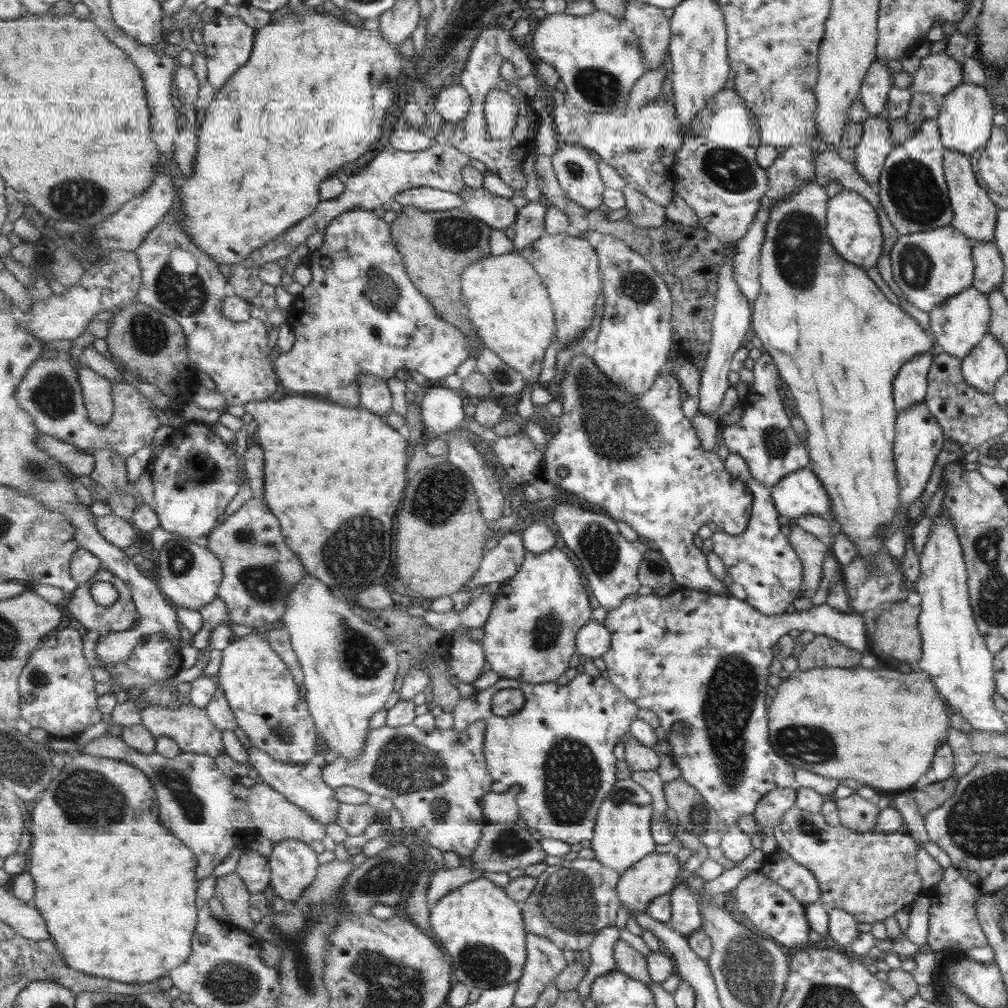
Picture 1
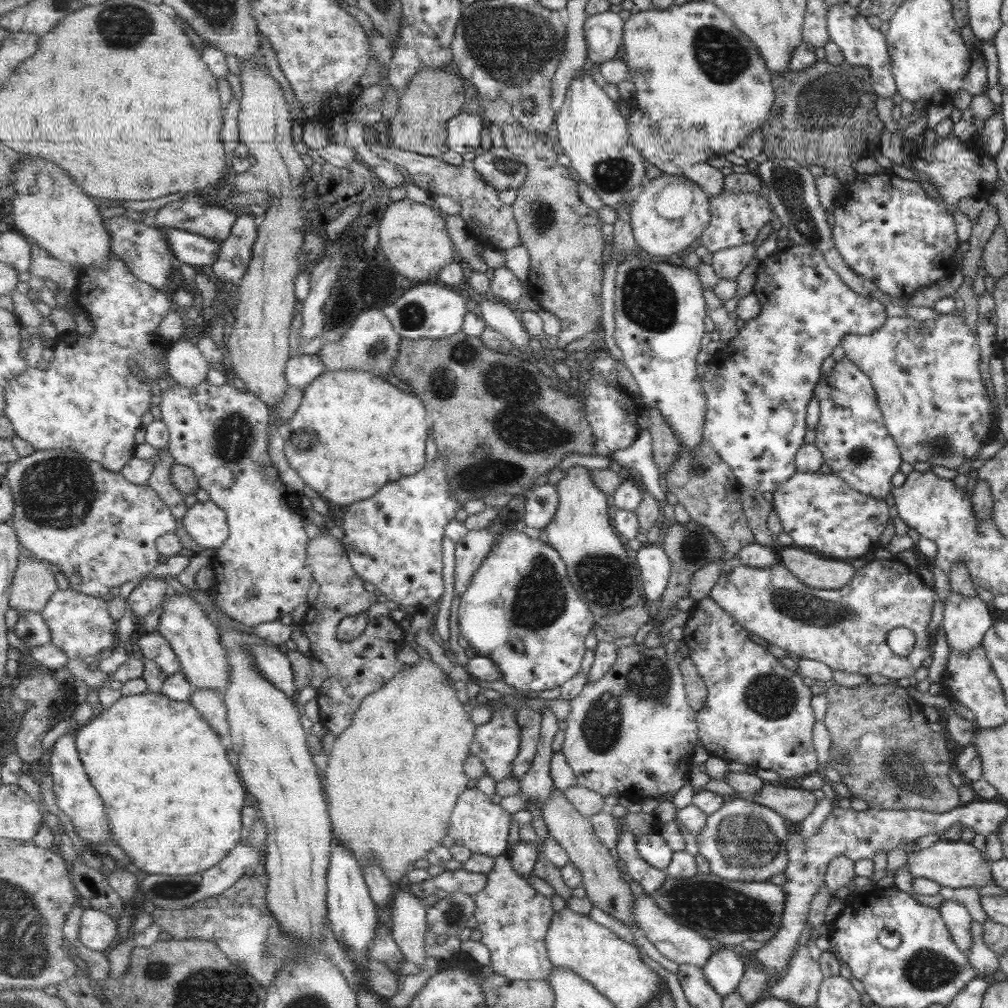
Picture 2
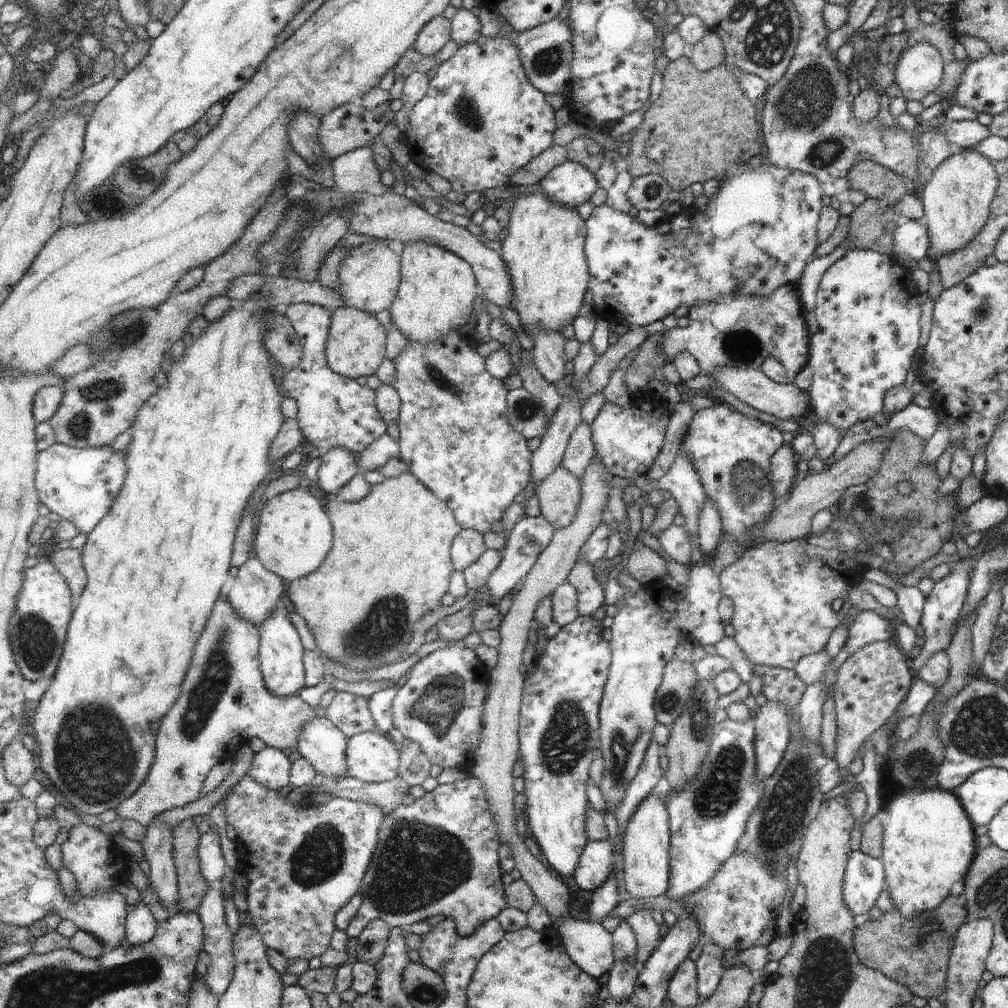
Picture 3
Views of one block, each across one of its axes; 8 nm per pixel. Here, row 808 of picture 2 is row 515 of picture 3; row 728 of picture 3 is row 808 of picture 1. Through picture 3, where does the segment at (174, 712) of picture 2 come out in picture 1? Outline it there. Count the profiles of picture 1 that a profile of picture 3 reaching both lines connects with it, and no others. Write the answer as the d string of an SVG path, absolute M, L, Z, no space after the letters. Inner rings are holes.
M79 754L75 757L72 757L69 760L66 760L66 765L63 769L59 770L57 776L53 779L53 782L49 785L49 788L44 792L41 800L36 803L33 809L33 813L31 817L28 817L28 830L31 833L31 846L28 850L29 857L29 872L33 875L33 878L36 882L36 893L33 904L39 909L39 912L45 917L49 933L51 936L50 940L57 945L57 949L59 949L59 953L63 955L63 959L67 961L67 965L69 967L83 972L87 975L102 977L110 979L111 981L117 982L125 982L127 984L133 985L147 985L156 984L159 978L169 977L171 971L177 969L179 966L185 965L189 958L191 957L192 952L192 944L194 933L196 930L196 926L198 925L198 906L196 905L196 900L198 899L198 874L196 870L198 869L198 858L194 853L194 850L191 850L191 847L187 846L180 838L177 838L170 830L161 824L161 820L159 820L160 809L157 808L157 794L154 787L154 784L151 782L151 779L142 771L139 770L139 767L133 766L131 763L116 759L116 758L107 758L101 756L93 756L92 754Z

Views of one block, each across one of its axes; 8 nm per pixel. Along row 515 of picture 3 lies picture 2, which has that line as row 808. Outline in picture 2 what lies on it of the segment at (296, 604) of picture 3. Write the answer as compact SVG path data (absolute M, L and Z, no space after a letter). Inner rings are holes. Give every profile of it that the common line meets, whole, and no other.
M432 658L401 669L387 685L362 702L352 725L335 739L328 766L322 773L335 838L353 851L363 870L367 863L379 859L396 887L407 883L413 861L428 858L431 849L443 845L459 795L471 782L465 766L471 743L478 734L477 724L471 720L449 677L448 671Z

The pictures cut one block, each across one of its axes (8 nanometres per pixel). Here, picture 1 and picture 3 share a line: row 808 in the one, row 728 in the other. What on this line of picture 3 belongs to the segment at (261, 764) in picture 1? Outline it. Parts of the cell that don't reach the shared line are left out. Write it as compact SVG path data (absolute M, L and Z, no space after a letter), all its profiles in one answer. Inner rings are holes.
M321 713L302 728L298 751L325 780L340 779L348 776L348 743L346 733Z

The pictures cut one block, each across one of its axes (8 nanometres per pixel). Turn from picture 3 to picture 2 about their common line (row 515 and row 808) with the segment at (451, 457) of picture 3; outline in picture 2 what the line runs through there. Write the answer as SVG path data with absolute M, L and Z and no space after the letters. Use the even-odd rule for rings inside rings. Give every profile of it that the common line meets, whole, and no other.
M467 787L463 794L459 795L459 801L451 815L449 835L457 845L468 848L472 853L494 857L505 855L509 851L511 814L501 804L495 804L491 800L491 795L481 792L479 788Z

